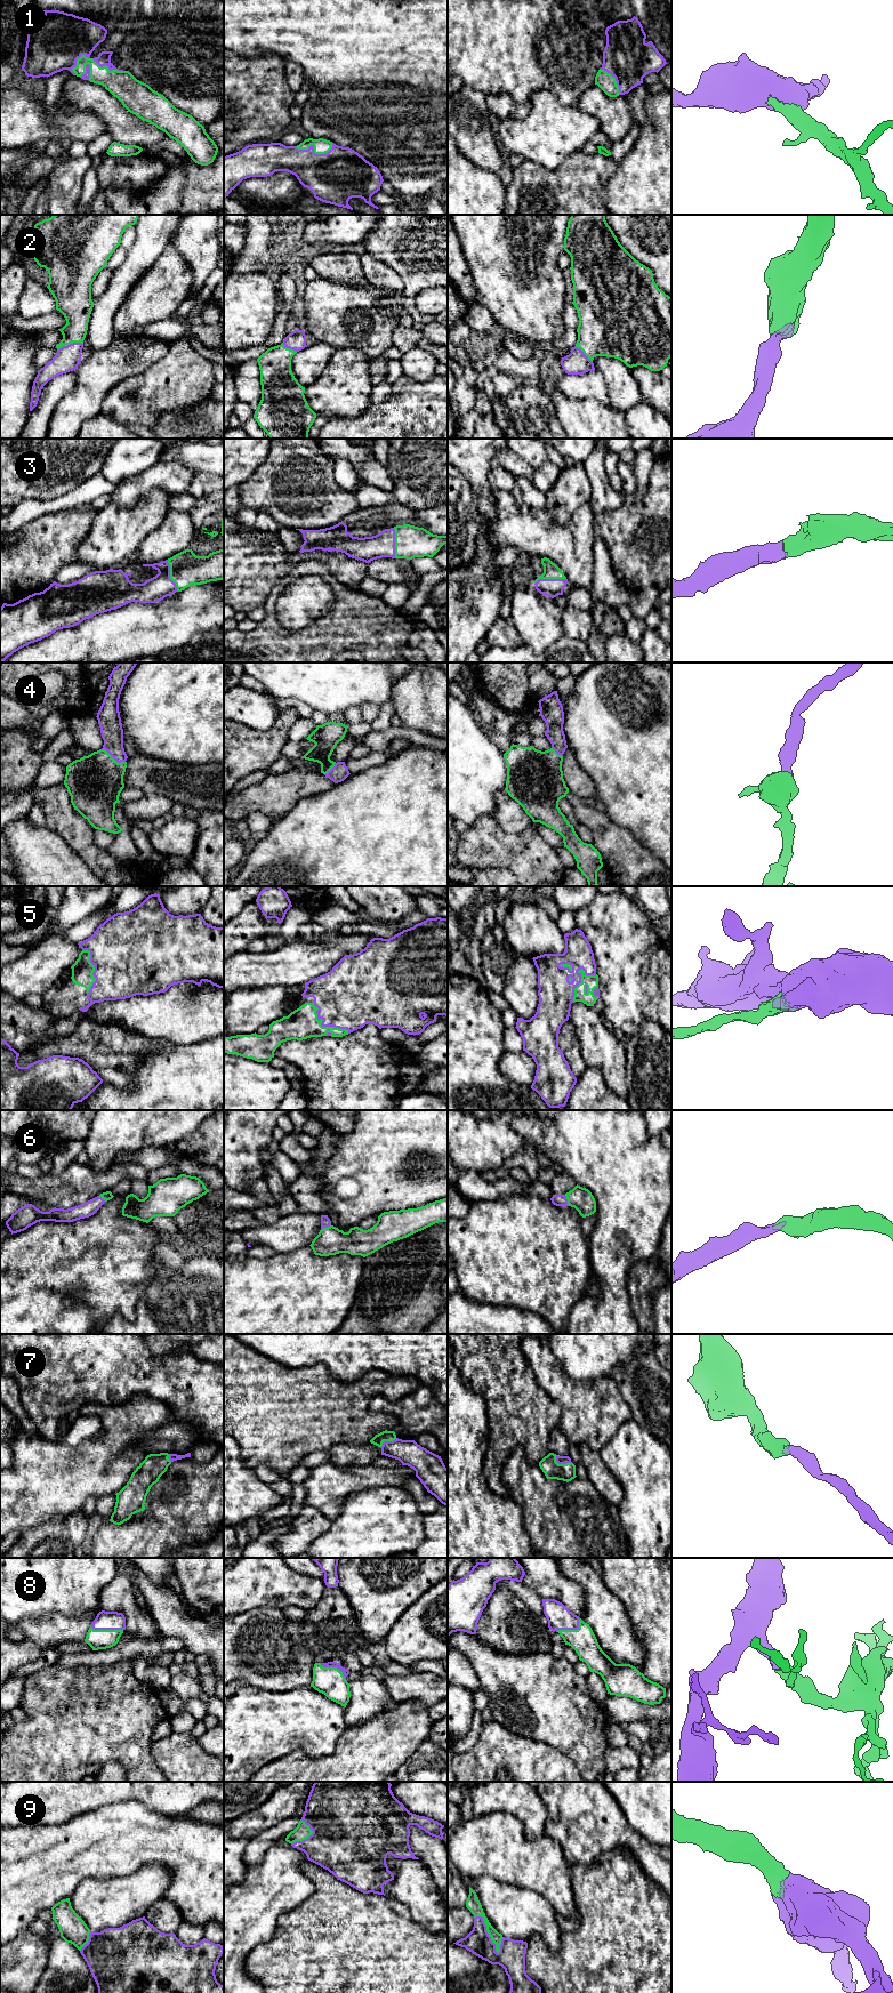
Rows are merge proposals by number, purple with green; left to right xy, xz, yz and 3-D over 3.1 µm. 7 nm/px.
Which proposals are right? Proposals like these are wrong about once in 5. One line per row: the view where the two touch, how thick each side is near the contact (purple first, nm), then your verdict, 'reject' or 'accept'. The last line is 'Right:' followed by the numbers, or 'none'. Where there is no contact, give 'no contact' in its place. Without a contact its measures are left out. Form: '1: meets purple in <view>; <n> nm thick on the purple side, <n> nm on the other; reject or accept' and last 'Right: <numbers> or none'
1: meets purple in xz; 360 nm thick on the purple side, 110 nm on the other; accept
2: meets purple in xy; 180 nm thick on the purple side, 200 nm on the other; accept
3: meets purple in xy; 170 nm thick on the purple side, 240 nm on the other; accept
4: meets purple in xy; 160 nm thick on the purple side, 380 nm on the other; accept
5: meets purple in xz; 440 nm thick on the purple side, 220 nm on the other; accept
6: meets purple in yz; 80 nm thick on the purple side, 160 nm on the other; accept
7: meets purple in yz; 60 nm thick on the purple side, 120 nm on the other; accept
8: meets purple in xy; 130 nm thick on the purple side, 140 nm on the other; accept
9: meets purple in yz; 190 nm thick on the purple side, 100 nm on the other; accept
Right: 1, 2, 3, 4, 5, 6, 7, 8, 9

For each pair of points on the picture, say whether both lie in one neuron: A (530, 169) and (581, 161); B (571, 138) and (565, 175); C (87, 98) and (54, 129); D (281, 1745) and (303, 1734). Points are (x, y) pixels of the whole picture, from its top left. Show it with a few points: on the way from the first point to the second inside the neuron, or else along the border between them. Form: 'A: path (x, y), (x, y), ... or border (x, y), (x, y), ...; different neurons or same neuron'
A: path (542, 177), (565, 177), (569, 174); same neuron
B: border (580, 149), (554, 170), (542, 167); different neurons
C: border (62, 98), (79, 109), (96, 113), (102, 119); different neurons
D: path (287, 1740), (292, 1734), (297, 1734); same neuron

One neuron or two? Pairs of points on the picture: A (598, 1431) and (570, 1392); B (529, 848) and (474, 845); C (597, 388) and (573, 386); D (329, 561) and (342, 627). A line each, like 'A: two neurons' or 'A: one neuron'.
A: one neuron
B: one neuron
C: one neuron
D: two neurons

